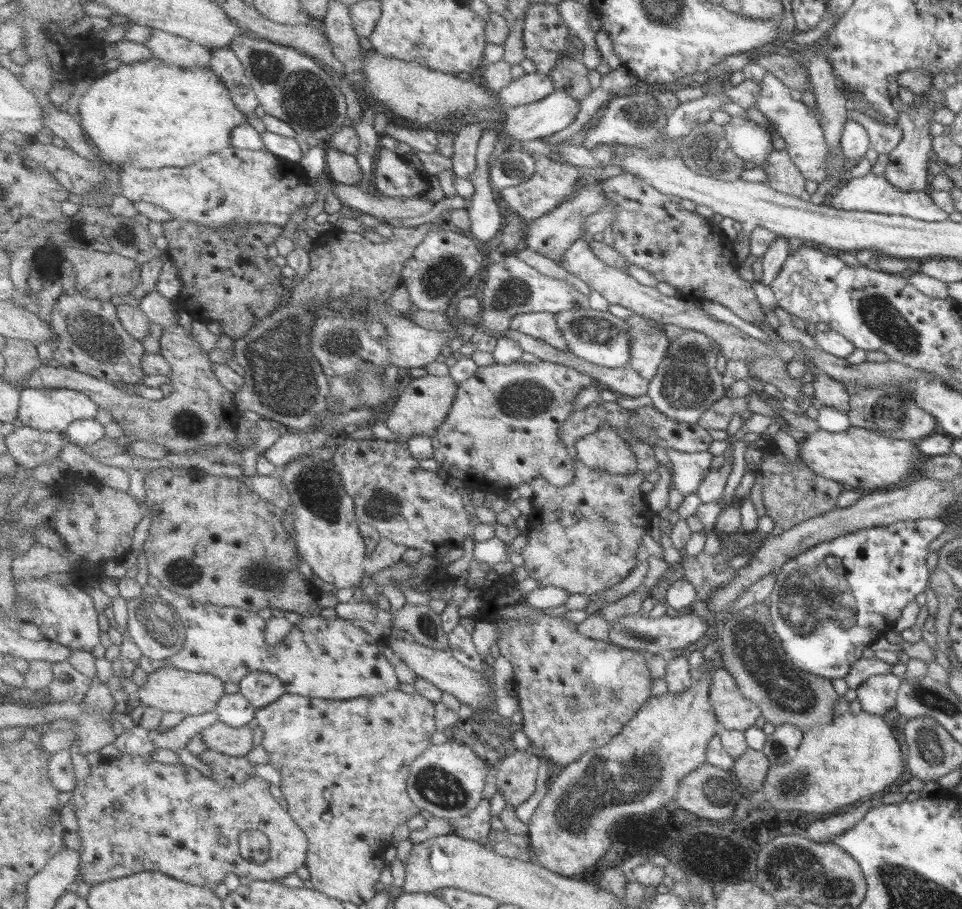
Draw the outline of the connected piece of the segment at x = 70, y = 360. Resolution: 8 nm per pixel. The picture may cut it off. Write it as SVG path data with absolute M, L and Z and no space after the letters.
M79 293L71 296L62 294L54 306L50 319L55 332L52 346L54 358L58 360L60 366L83 370L100 380L120 380L131 385L144 382L146 376L149 375L143 367L143 359L148 353L145 344L122 326L118 318L118 308L111 301L96 300Z

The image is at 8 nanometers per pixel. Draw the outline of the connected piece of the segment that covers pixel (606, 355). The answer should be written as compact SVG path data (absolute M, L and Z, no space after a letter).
M590 307L557 313L557 321L562 334L567 338L571 351L580 358L613 369L631 365L633 359L629 333L631 324L627 319L619 318L610 311L604 312Z

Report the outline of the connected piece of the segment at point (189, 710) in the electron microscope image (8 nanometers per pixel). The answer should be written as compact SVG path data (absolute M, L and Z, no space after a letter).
M162 667L147 678L147 683L136 694L145 707L155 706L167 712L196 716L215 712L220 701L226 696L226 684L219 676L190 672L178 667Z

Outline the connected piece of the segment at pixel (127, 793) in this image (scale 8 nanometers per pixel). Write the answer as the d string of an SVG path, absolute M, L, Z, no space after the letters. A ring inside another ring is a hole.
M126 755L116 762L112 760L110 764L93 768L93 774L90 774L83 788L74 791L71 800L76 807L78 832L83 841L80 874L84 882L93 887L142 872L155 871L214 890L230 873L256 880L277 880L294 874L309 864L309 835L290 811L274 798L270 785L267 775L257 775L251 776L244 784L226 788L212 776L204 776L194 766L184 763L164 764L154 760L151 755ZM116 801L124 802L125 806L122 809L116 808ZM254 829L263 830L271 838L271 857L265 864L244 858L241 851L242 833ZM220 838L228 838L229 845L222 844Z

